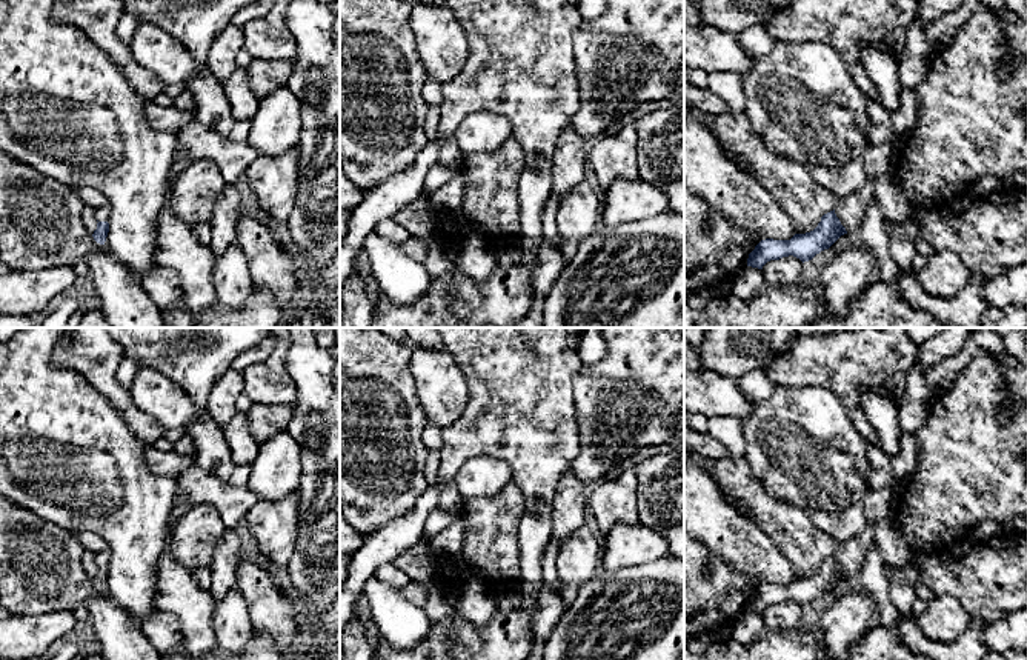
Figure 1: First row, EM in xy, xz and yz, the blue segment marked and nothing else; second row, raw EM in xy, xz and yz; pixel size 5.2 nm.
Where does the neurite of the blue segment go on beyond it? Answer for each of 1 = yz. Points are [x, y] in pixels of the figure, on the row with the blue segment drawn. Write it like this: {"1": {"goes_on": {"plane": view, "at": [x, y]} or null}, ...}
{"1": {"goes_on": {"plane": "yz", "at": [880, 160]}}}

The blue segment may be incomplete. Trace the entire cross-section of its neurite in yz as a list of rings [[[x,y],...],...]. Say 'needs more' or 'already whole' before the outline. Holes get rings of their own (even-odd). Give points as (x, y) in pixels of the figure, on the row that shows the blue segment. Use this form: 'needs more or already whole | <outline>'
needs more | [[[899,138],[875,146],[866,152],[869,182],[833,211],[824,214],[818,226],[806,234],[795,234],[790,240],[761,240],[749,254],[747,266],[763,269],[770,260],[793,255],[803,262],[801,286],[819,292],[819,272],[832,262],[830,248],[841,235],[859,231],[864,214],[873,202],[873,180],[882,174],[895,174]]]

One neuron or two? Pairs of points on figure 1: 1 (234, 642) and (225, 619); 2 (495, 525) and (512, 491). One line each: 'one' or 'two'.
1: one
2: one

